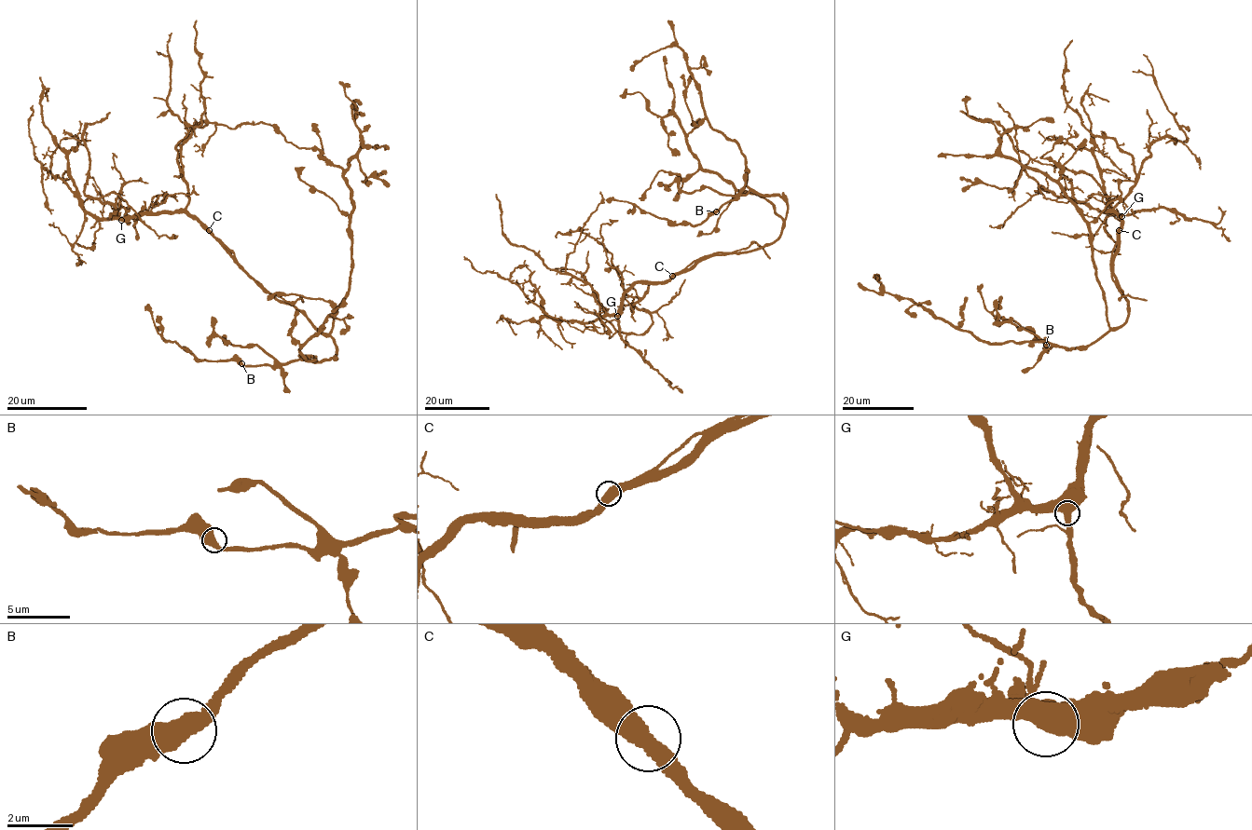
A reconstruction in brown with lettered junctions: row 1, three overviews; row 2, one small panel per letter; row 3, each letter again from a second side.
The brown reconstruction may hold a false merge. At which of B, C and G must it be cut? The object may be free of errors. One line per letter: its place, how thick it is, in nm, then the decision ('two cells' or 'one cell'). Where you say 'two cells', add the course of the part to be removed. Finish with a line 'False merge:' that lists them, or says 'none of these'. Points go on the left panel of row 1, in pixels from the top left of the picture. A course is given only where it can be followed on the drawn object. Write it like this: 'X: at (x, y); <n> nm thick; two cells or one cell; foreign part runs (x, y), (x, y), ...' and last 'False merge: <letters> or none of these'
B: at (241, 363); 550 nm thick; one cell
C: at (209, 230); 550 nm thick; one cell
G: at (121, 220); 550 nm thick; one cell
False merge: none of these

